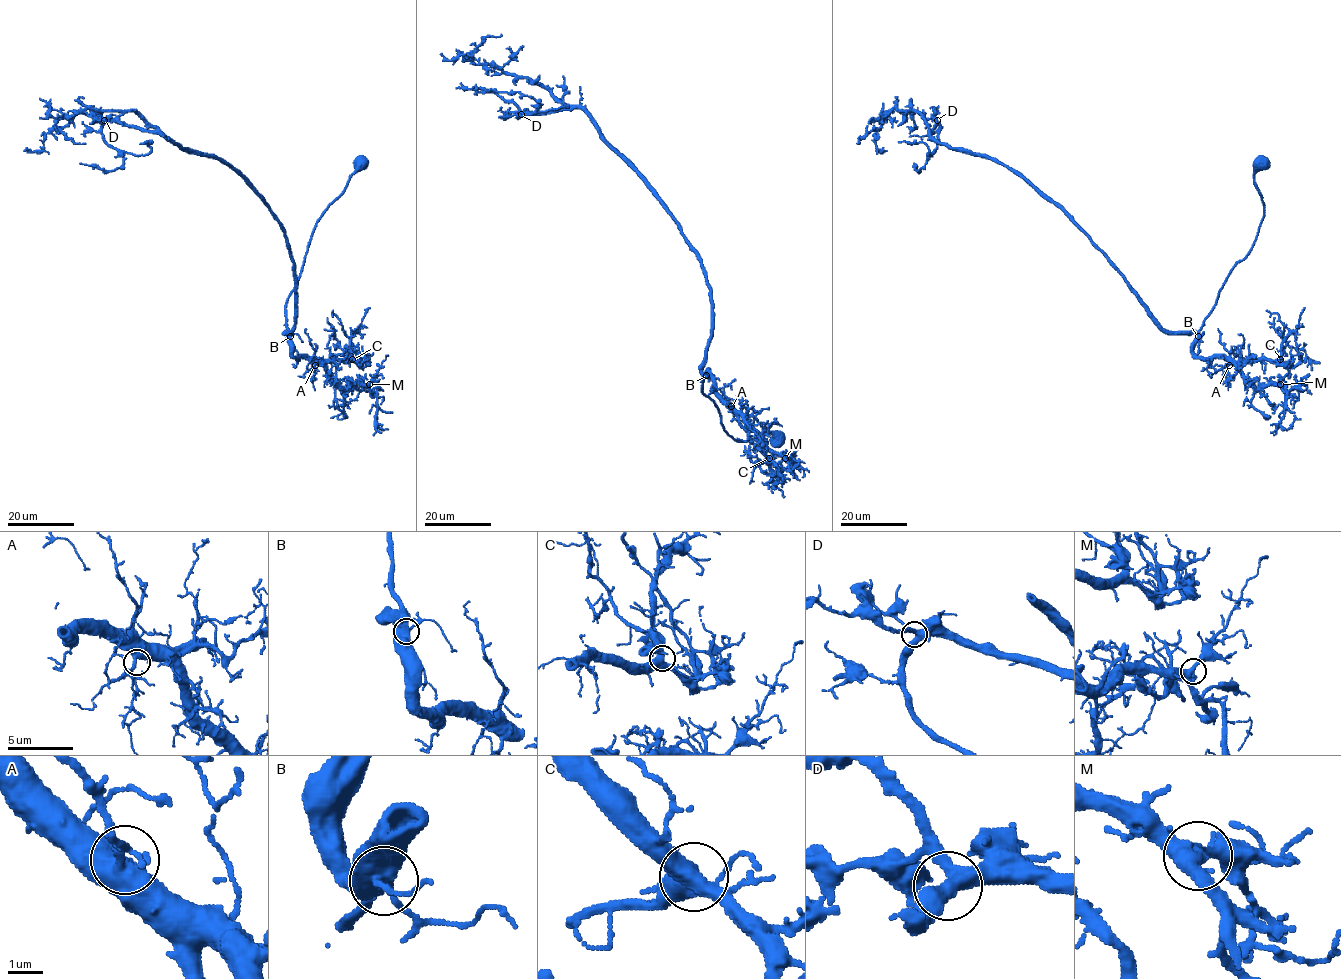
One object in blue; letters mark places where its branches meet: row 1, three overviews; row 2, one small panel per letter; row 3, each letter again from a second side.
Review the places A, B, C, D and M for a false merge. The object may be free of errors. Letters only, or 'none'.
none

